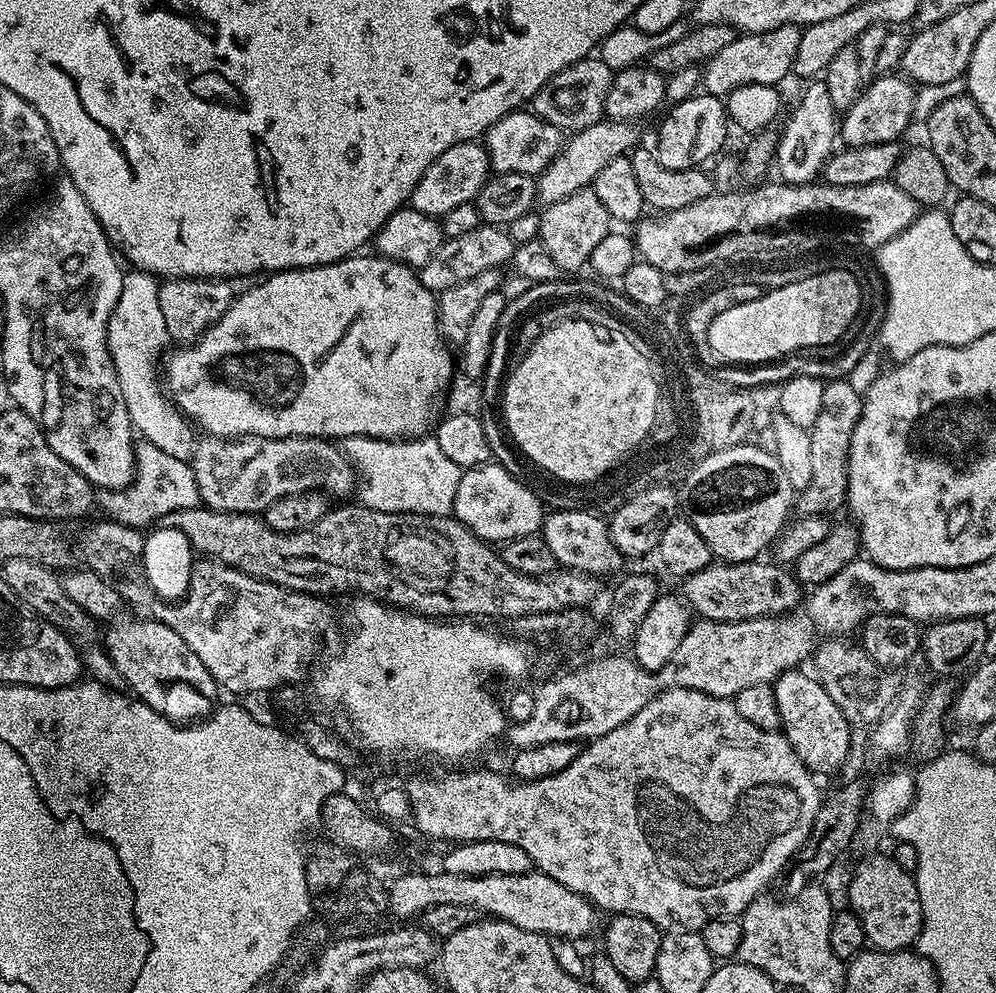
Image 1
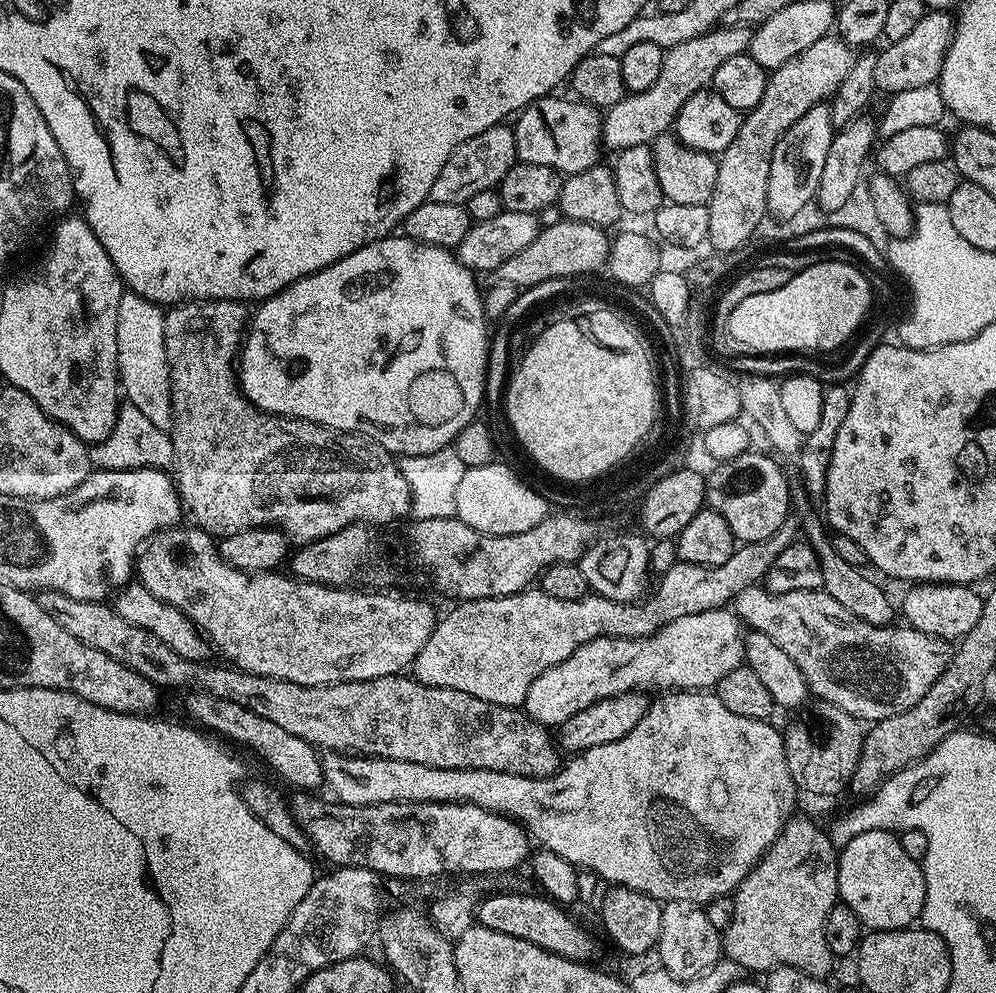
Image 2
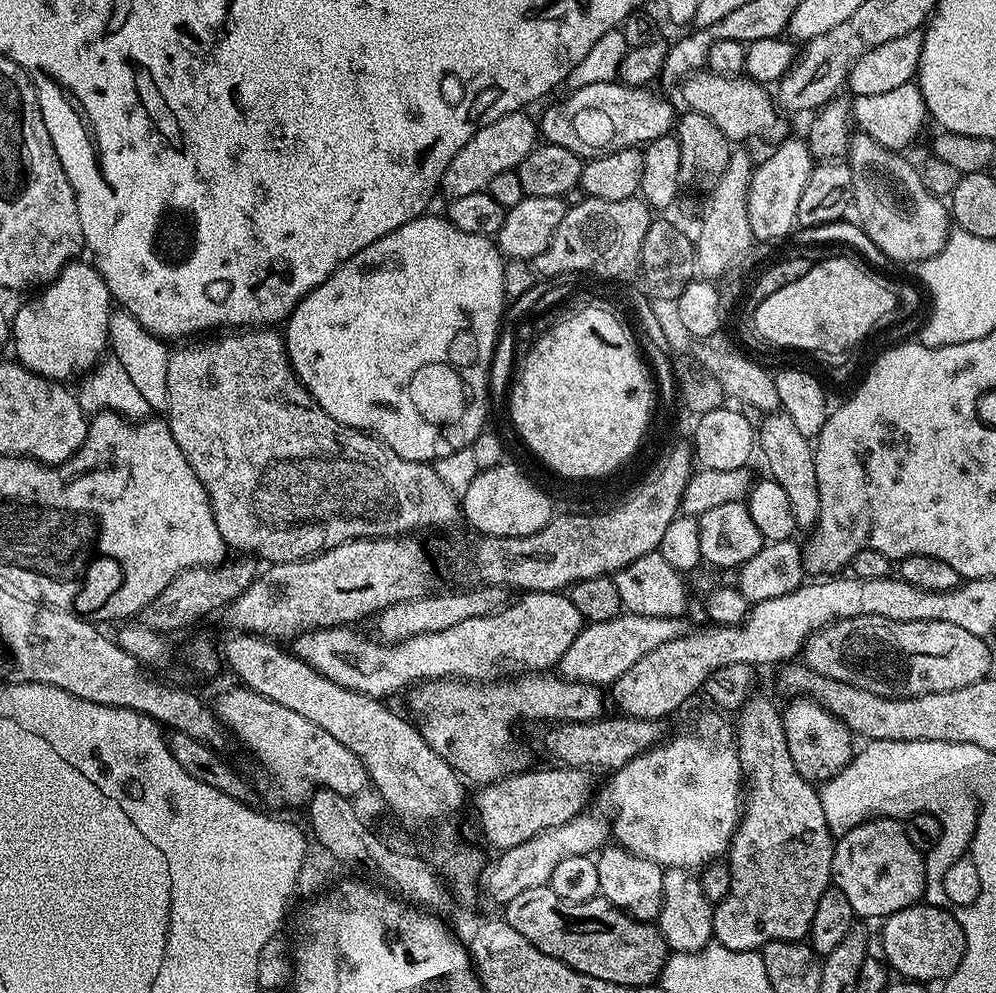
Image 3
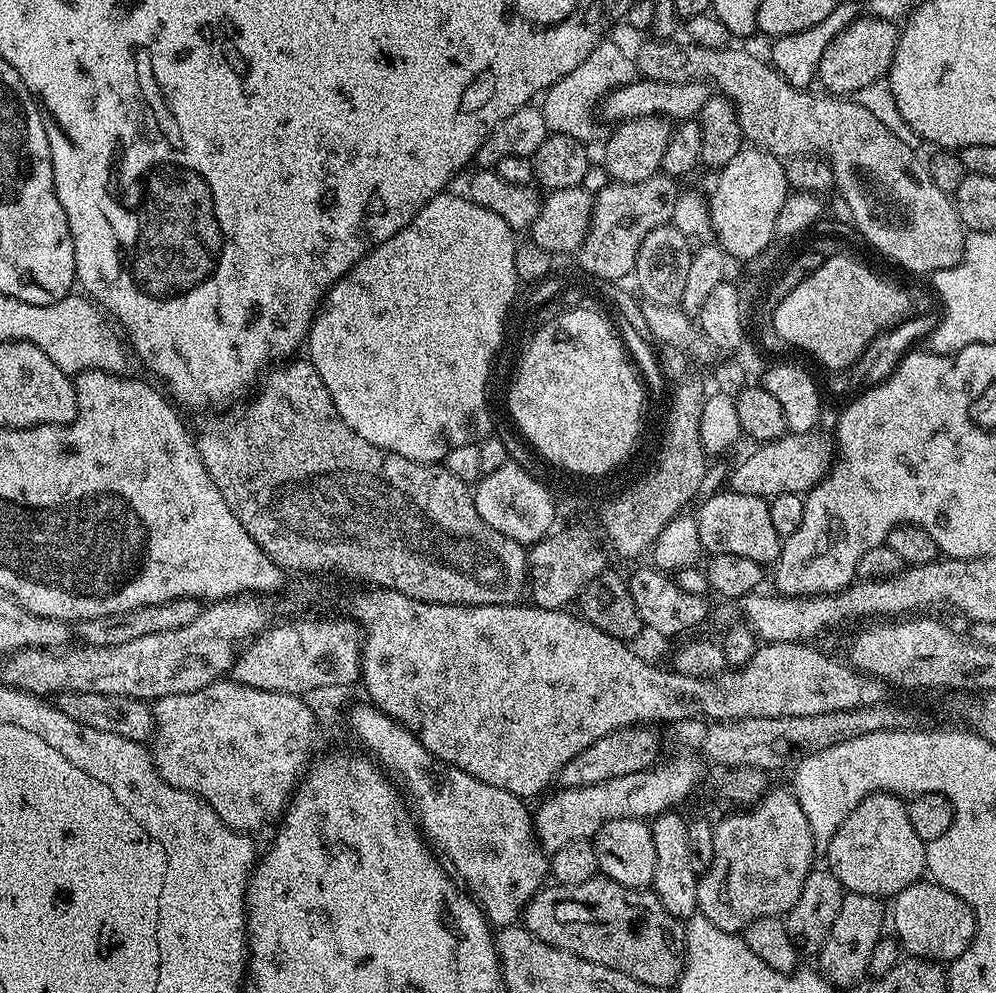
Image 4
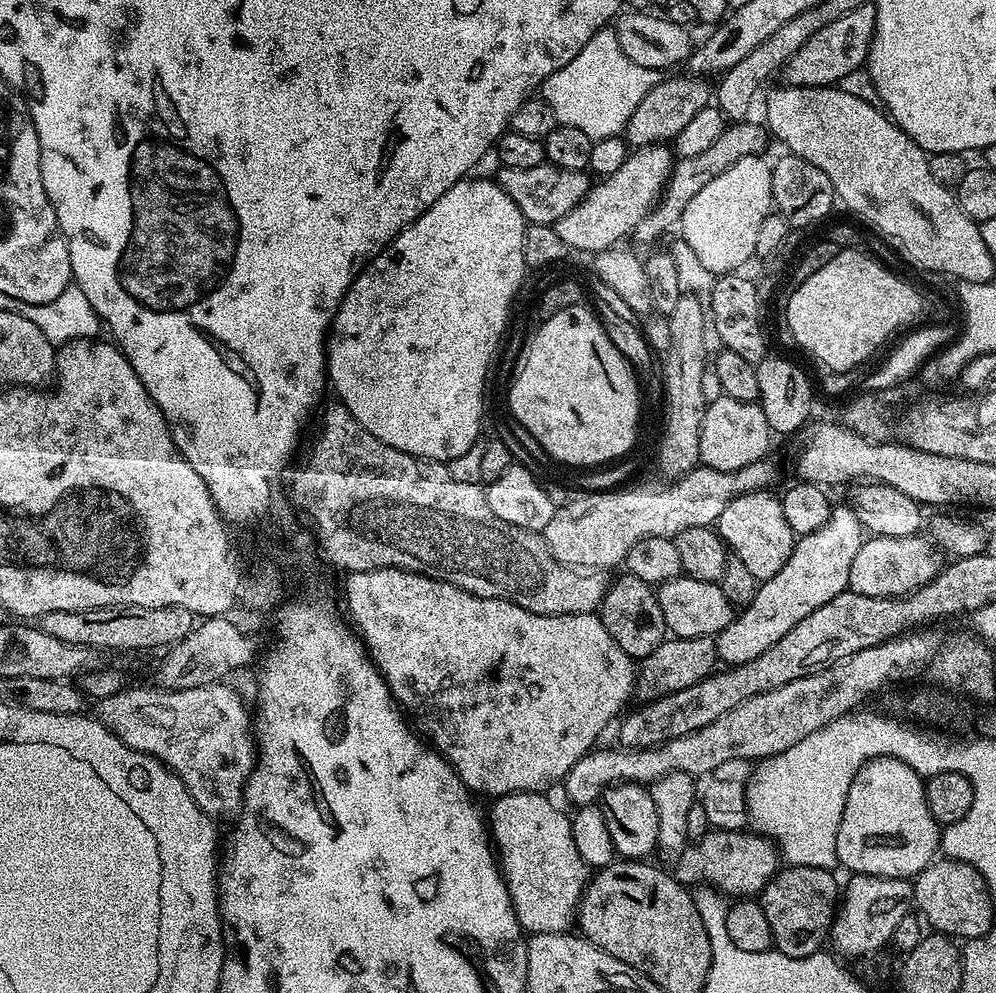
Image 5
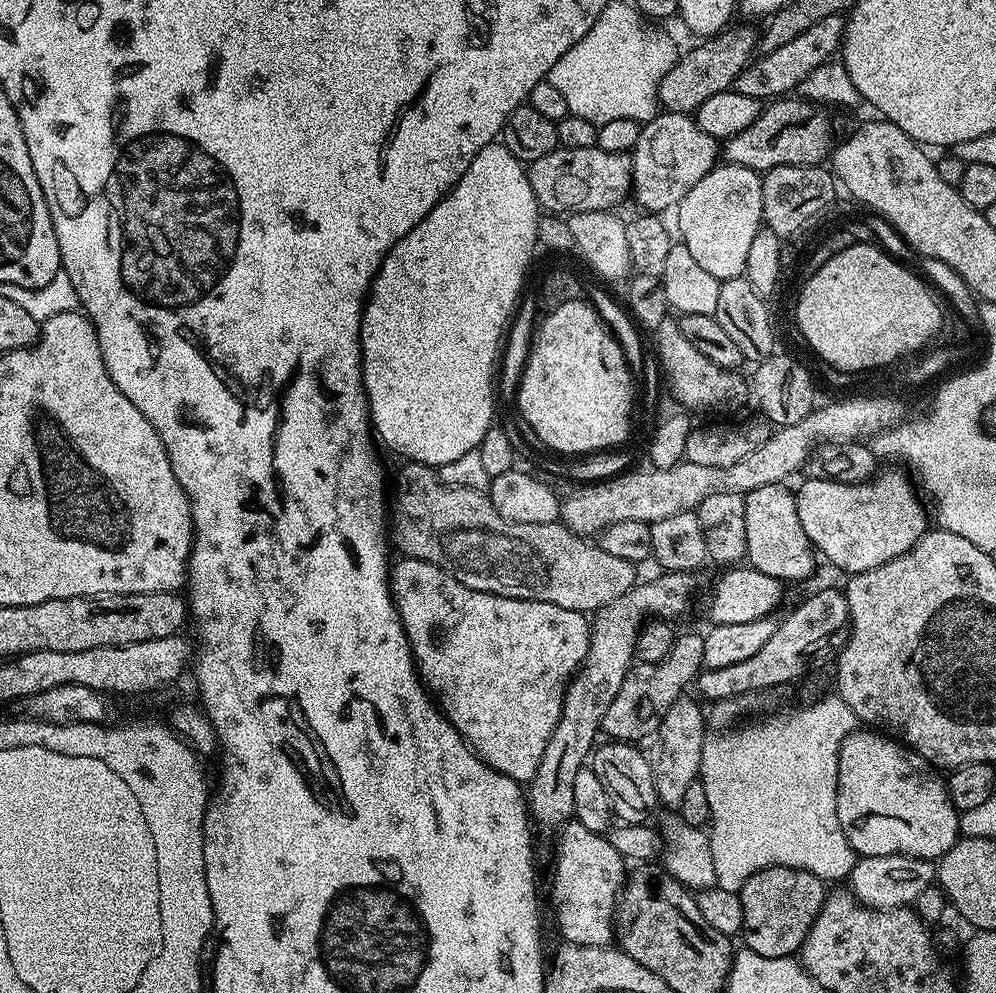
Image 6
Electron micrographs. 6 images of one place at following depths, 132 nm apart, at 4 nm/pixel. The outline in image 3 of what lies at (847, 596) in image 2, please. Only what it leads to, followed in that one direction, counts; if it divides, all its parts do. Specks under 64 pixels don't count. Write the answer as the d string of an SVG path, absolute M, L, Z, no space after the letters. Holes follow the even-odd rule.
M782 411L767 413L755 433L758 452L764 455L768 463L767 475L786 490L786 498L790 498L790 506L794 514L797 529L811 530L816 526L820 513L820 495L818 494L818 474L814 474L814 444L794 427L790 414Z

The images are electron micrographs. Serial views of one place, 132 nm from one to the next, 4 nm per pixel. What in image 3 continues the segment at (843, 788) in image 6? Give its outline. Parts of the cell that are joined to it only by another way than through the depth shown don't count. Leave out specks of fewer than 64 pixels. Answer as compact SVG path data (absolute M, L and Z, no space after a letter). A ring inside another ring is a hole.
M873 818L854 826L835 841L832 884L850 901L853 913L883 918L924 900L925 857L906 838L903 823L896 818Z

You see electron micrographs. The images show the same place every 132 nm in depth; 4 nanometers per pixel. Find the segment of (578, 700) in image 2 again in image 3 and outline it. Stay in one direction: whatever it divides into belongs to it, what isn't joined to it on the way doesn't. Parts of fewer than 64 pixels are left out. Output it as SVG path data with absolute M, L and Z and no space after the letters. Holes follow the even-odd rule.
M621 614L606 622L589 623L581 628L574 642L570 642L558 665L559 675L566 680L575 680L578 684L611 686L618 678L622 678L622 674L626 674L626 670L630 670L630 666L634 666L634 662L638 662L638 658L642 658L642 654L650 654L650 650L662 646L662 642L670 642L685 635L684 622L680 618Z

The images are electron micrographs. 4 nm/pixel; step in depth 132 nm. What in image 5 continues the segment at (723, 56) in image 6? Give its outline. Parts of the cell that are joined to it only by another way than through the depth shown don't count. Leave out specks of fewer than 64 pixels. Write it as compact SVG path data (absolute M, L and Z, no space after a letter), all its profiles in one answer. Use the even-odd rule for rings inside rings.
M684 74L684 76L672 76L661 79L655 84L638 103L638 110L630 114L630 122L626 129L626 139L633 149L645 148L651 144L662 144L675 141L676 135L687 126L698 110L709 107L714 96L714 88L707 79L699 75Z

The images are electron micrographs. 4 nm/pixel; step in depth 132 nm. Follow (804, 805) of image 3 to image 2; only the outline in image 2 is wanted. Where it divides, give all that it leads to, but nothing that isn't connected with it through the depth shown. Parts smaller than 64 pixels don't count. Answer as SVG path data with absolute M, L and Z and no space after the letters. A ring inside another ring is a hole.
M801 814L793 815L785 824L778 838L768 847L767 854L746 874L746 878L732 896L734 919L722 934L722 952L727 959L742 970L767 974L773 968L792 966L816 977L827 977L834 957L830 946L826 946L826 918L838 902L838 849L832 837L812 820Z

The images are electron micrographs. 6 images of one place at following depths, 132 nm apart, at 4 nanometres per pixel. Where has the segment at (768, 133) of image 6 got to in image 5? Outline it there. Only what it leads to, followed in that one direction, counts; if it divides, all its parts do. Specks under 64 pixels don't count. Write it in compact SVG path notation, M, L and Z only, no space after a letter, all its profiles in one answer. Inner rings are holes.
M734 122L722 134L718 134L718 139L712 143L703 154L694 154L694 158L679 157L673 163L672 174L668 179L668 184L664 188L663 194L656 207L651 208L646 214L646 218L642 218L642 222L638 222L634 233L634 240L640 244L652 244L659 238L663 232L670 228L675 229L683 218L683 211L689 205L690 200L694 198L700 190L705 189L710 182L714 181L723 171L734 166L739 159L747 156L759 156L764 152L764 136L766 132L763 127L760 128L753 122Z

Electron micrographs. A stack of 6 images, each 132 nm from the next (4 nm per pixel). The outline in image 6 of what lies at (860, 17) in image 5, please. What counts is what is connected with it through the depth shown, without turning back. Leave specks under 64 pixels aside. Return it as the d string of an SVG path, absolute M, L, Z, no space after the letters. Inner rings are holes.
M844 16L822 18L822 22L814 22L810 30L802 30L802 34L786 42L786 46L778 46L778 50L757 55L748 67L740 72L734 85L735 91L750 94L750 98L761 102L771 102L795 93L799 84L812 70L817 70L818 66L833 59L841 51L845 23Z

